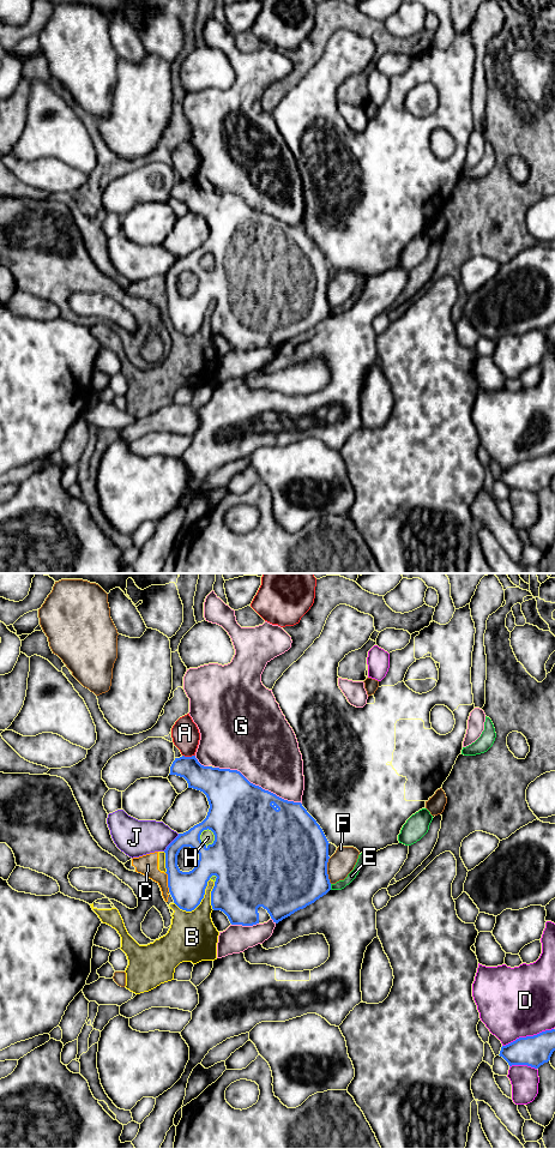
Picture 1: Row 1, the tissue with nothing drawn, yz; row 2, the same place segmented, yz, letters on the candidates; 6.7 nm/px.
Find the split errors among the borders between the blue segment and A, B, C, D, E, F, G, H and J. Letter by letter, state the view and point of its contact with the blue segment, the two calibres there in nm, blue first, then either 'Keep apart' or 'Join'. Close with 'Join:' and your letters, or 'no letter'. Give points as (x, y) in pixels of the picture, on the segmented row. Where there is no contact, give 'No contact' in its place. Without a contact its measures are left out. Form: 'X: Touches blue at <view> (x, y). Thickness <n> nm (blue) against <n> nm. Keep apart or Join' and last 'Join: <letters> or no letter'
A: Touches blue at yz (188, 757). Thickness 200 nm (blue) against 190 nm. Keep apart
B: Touches blue at yz (198, 904). Thickness 280 nm (blue) against 320 nm. Keep apart
C: Touches blue at yz (168, 882). Thickness 240 nm (blue) against 140 nm. Keep apart
D: Touches blue at yz (528, 1036). Thickness 200 nm (blue) against 480 nm. Keep apart
E: Touches blue at yz (330, 886). Thickness 440 nm (blue) against 60 nm. Keep apart
F: Touches blue at yz (326, 871). Thickness 500 nm (blue) against 170 nm. Keep apart
G: Touches blue at yz (258, 786). Thickness 440 nm (blue) against 440 nm. Keep apart
H: Touches blue at yz (215, 837). Thickness 500 nm (blue) against 90 nm. Keep apart
J: Touches blue at yz (172, 842). Thickness 120 nm (blue) against 240 nm. Keep apart
Join: no letter

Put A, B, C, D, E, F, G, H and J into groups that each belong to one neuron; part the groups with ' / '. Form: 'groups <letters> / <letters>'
groups A / B C H / D / E / F / G / J

